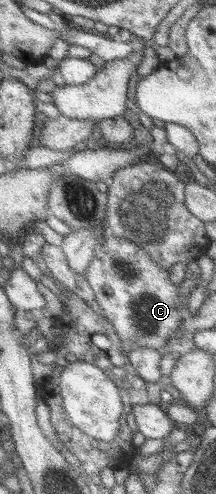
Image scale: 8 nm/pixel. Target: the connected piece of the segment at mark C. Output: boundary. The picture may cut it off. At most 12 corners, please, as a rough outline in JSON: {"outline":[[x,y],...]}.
{"outline":[[125,238],[84,273],[125,354],[159,349],[191,292]]}

